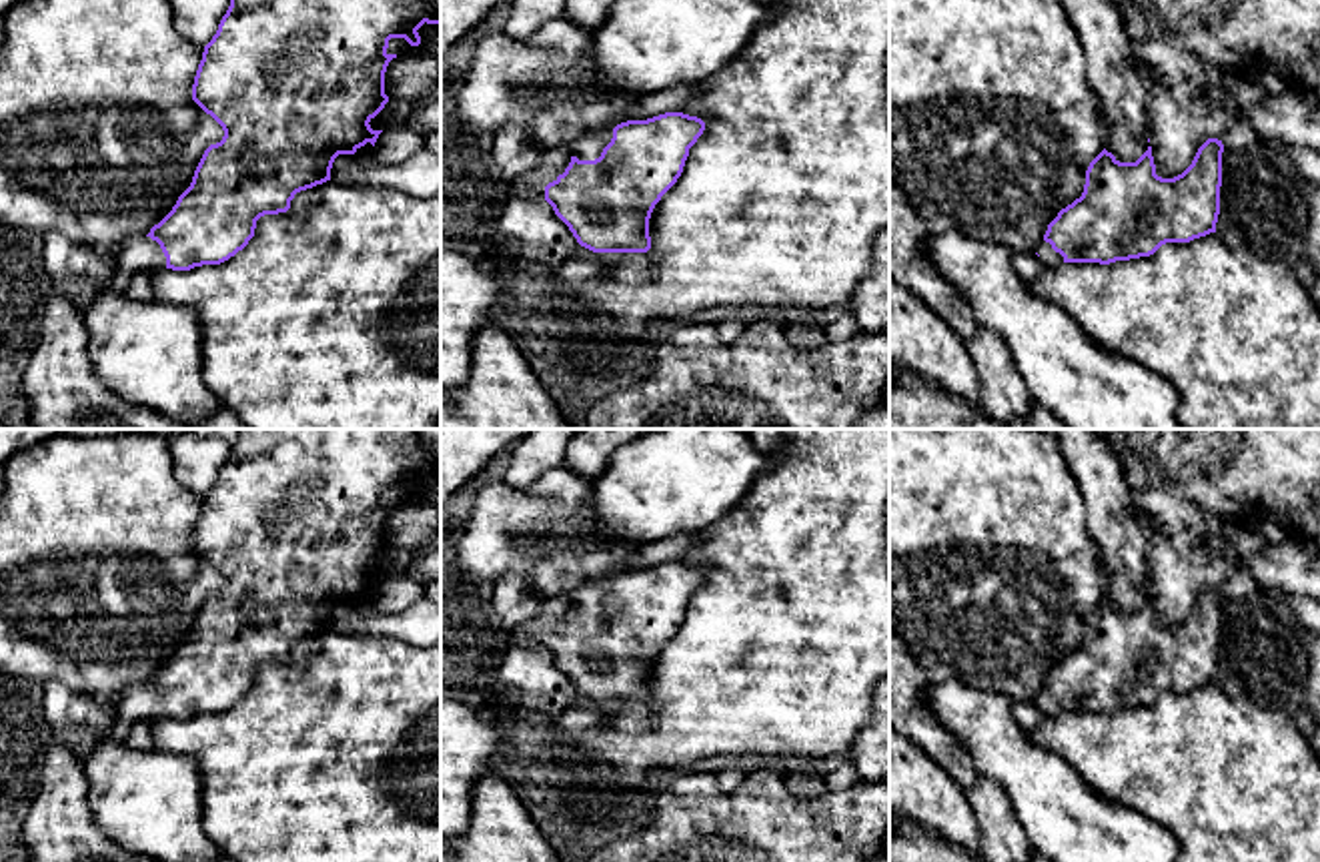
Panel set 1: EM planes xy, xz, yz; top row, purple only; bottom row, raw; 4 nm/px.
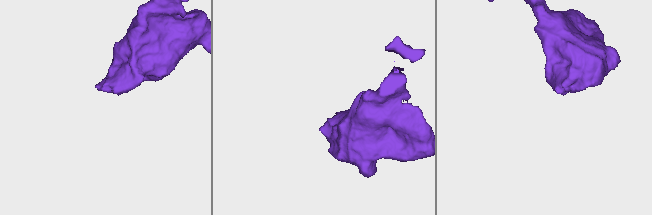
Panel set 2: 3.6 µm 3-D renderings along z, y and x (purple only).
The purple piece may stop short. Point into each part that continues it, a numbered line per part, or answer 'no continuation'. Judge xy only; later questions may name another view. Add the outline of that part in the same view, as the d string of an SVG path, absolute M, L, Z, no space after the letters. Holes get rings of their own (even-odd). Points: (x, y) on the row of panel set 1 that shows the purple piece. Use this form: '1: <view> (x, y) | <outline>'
1: xy (141, 253) | M128 237L114 275L104 285L104 293L126 293L128 283L138 271L166 269L166 257L150 237Z

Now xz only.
1: xz (589, 147) | M603 130L595 134L585 134L577 138L569 148L579 160L595 160L601 156L603 148L611 142L613 130Z

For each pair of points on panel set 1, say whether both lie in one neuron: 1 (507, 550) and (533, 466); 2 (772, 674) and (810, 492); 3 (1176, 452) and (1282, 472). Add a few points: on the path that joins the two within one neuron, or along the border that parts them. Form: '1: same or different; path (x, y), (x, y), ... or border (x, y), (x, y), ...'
1: different; border (561, 464), (529, 486), (503, 482)
2: same; path (792, 628), (794, 546), (802, 538)
3: same; path (1202, 452), (1256, 452)

